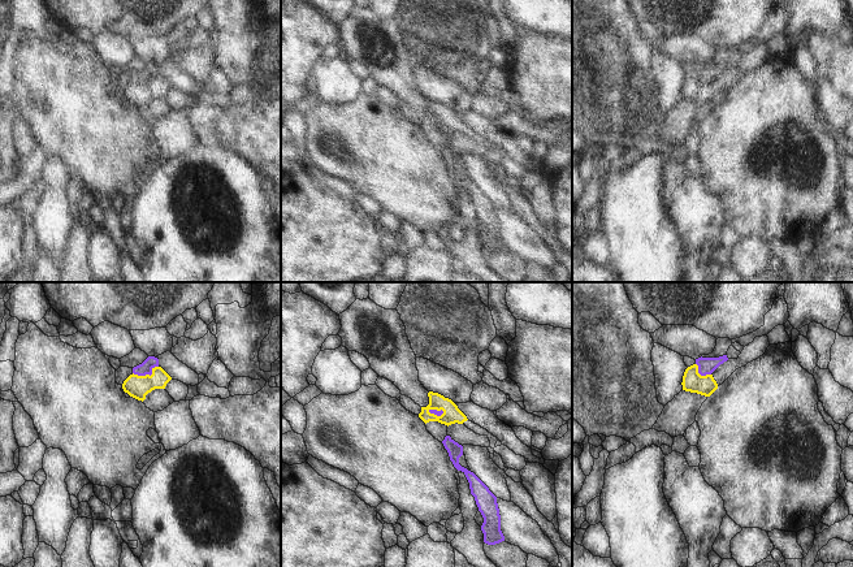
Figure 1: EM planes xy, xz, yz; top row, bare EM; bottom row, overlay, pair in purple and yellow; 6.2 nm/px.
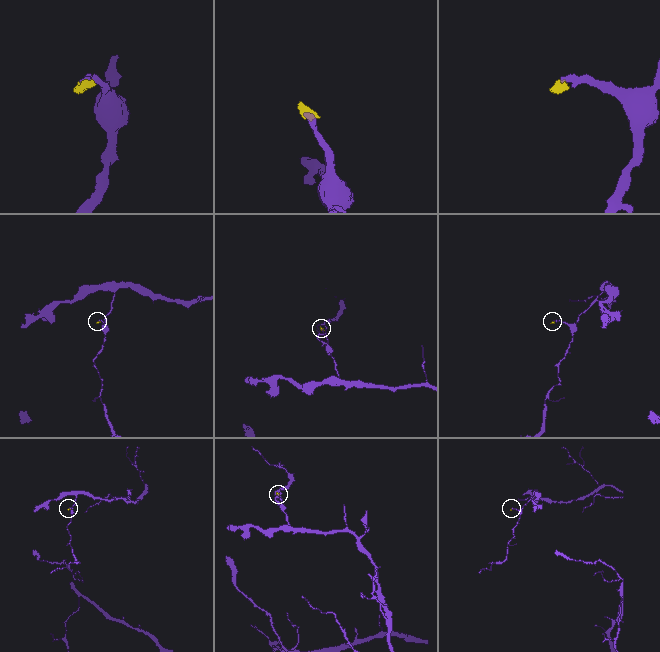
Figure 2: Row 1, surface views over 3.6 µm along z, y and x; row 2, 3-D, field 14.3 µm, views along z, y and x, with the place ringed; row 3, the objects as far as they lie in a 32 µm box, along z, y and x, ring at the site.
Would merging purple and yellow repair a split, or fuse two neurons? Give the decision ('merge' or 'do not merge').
do not merge

